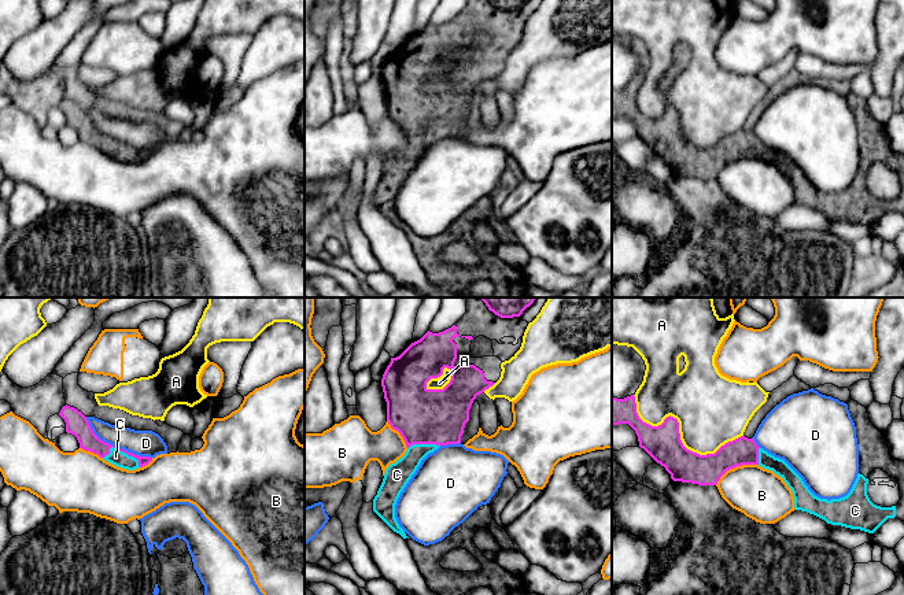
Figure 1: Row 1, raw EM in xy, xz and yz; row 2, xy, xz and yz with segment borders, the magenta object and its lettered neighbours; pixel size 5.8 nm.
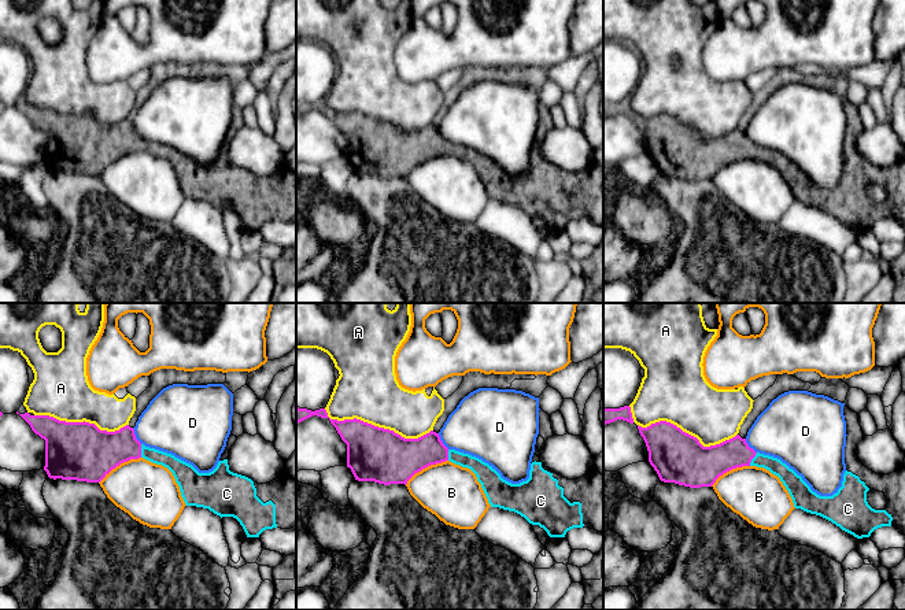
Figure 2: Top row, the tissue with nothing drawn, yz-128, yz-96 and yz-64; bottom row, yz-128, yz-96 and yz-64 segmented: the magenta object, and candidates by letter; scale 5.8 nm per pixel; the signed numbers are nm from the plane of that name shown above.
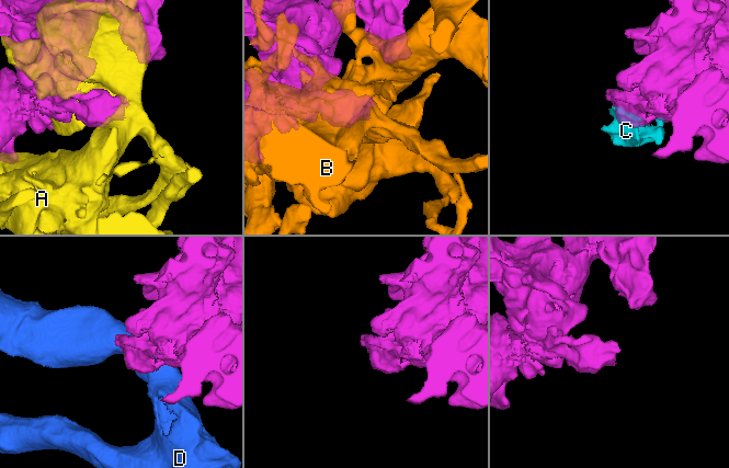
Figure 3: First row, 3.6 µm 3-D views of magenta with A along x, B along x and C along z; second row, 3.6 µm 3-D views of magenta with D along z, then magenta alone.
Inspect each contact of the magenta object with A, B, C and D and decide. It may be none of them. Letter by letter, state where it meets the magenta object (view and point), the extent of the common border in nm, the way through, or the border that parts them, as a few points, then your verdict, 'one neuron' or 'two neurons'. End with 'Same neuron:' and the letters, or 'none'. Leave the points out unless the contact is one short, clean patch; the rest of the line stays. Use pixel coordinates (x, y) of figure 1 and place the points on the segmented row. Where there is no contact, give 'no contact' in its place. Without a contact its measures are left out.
A: meets magenta in yz at (678, 432); contact 700 nm long; two neurons
B: meets magenta in yz at (735, 466); contact 280 nm long; two neurons
C: meets magenta in xy at (122, 451); contact 240 nm long; runs through xy (88, 440), (99, 447), (122, 451), (115, 457); one neuron
D: meets magenta in xy at (115, 447); contact 460 nm long; two neurons
Same neuron: C

